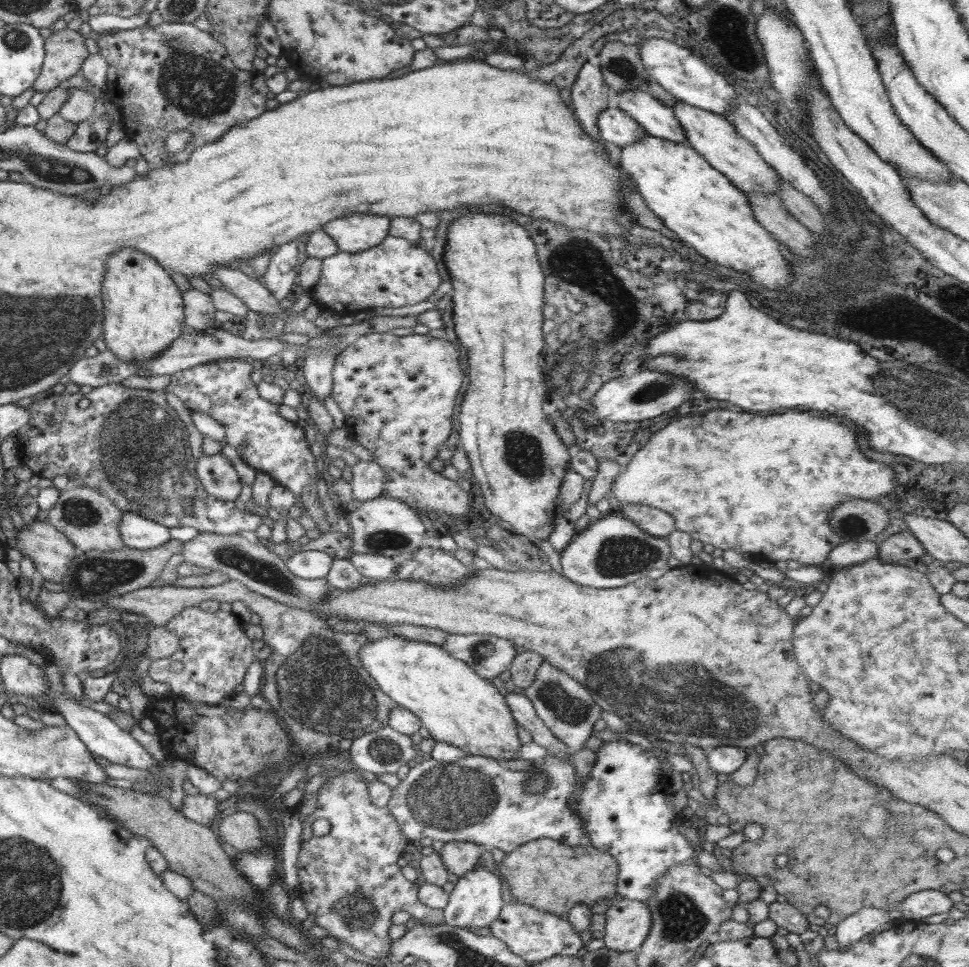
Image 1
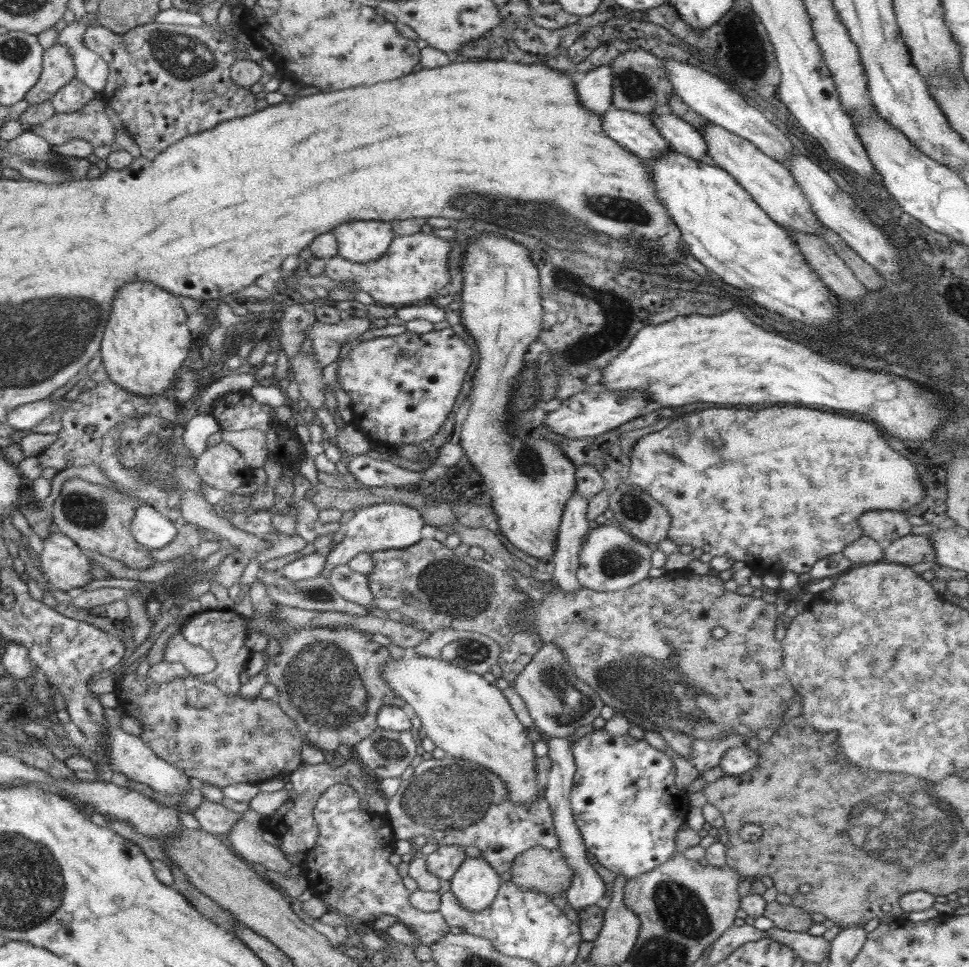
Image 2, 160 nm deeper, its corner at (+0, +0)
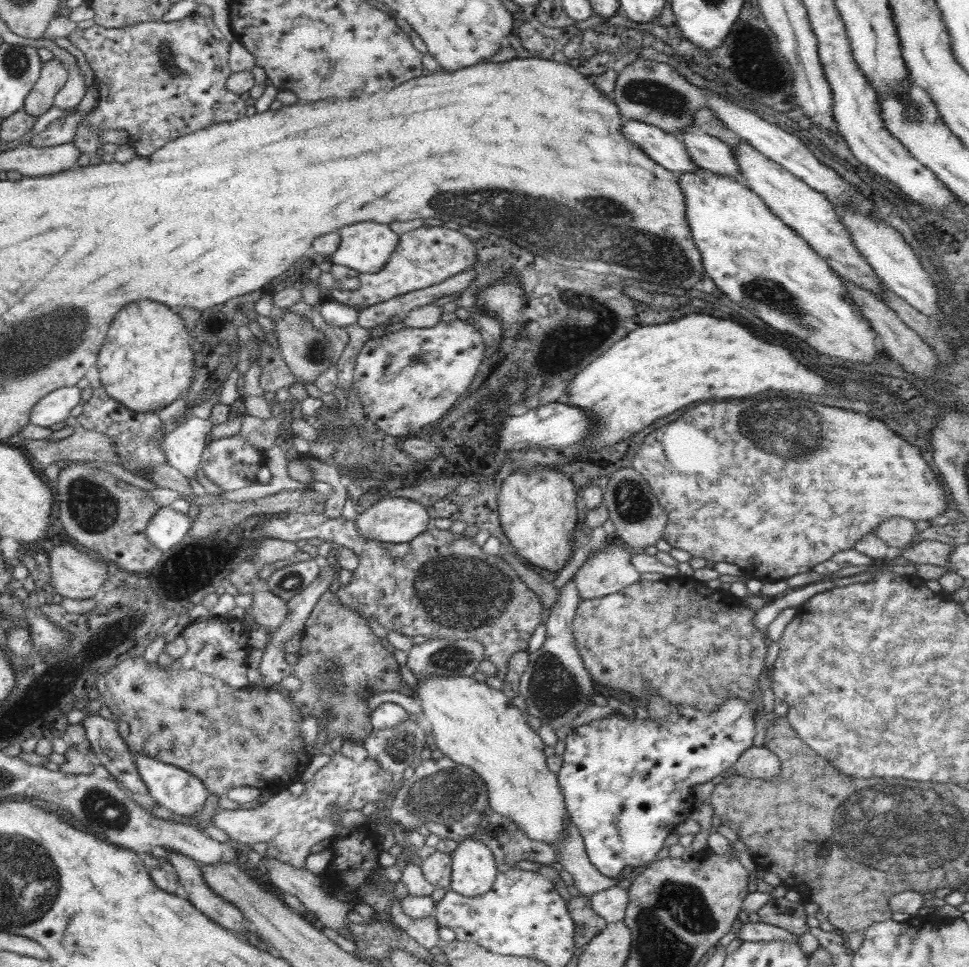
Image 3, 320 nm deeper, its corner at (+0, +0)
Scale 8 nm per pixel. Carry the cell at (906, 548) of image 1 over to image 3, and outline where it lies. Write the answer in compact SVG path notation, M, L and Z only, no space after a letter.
M916 540L907 546L902 557L914 564L932 564L933 566L942 566L946 569L950 565L950 555L952 555L953 546L938 542L938 540Z

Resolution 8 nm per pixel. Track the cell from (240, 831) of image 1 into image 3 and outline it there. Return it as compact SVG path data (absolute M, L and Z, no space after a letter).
M260 856L257 860L260 867L267 870L265 882L268 886L276 886L283 893L295 896L306 907L306 910L313 912L312 920L319 927L336 930L338 935L355 942L355 939L349 933L353 930L348 926L347 922L347 915L352 910L354 904L353 902L336 900L331 896L330 891L325 891L323 889L322 875L314 874L303 868L290 866L290 864L286 864L277 858Z

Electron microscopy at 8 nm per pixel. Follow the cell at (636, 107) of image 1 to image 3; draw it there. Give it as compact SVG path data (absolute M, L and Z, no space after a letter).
M687 130L676 136L684 143L690 158L699 168L720 176L729 176L740 184L745 184L733 150L715 136Z

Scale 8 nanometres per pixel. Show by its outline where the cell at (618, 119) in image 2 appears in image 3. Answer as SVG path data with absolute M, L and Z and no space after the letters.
M624 120L623 137L644 151L655 163L677 176L692 172L698 166L690 158L684 143L672 133L640 120Z

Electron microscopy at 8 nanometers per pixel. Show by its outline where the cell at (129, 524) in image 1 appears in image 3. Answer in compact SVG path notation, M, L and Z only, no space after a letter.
M171 506L160 507L148 523L147 539L159 550L170 550L186 538L193 521L186 513Z

